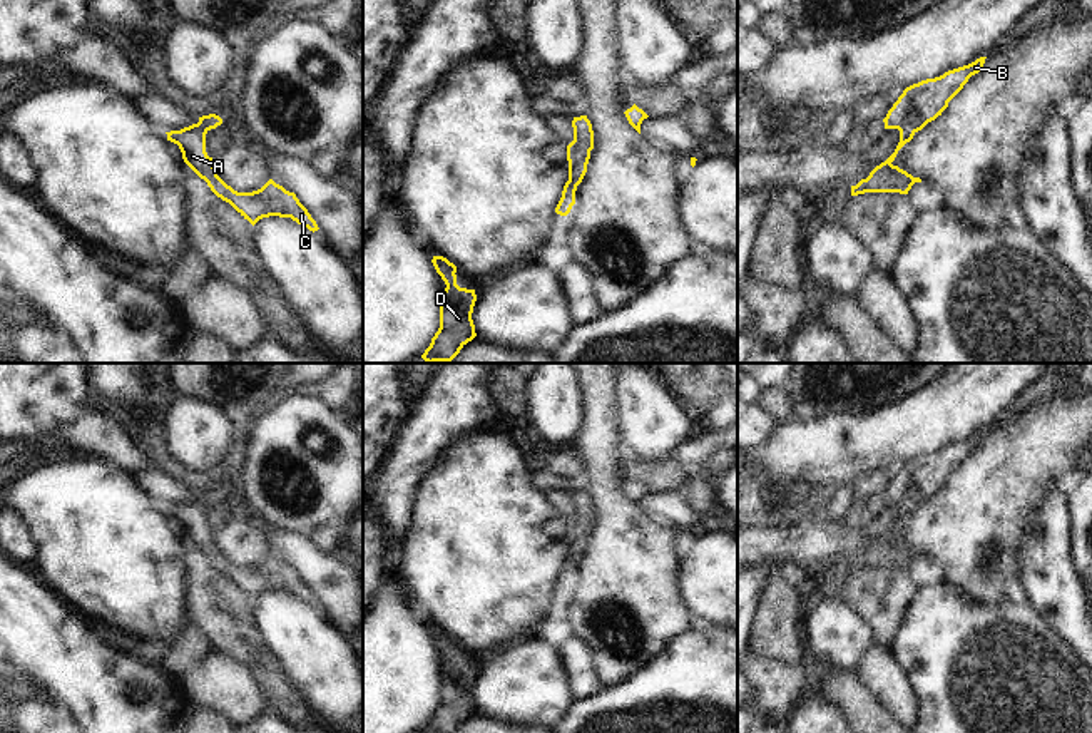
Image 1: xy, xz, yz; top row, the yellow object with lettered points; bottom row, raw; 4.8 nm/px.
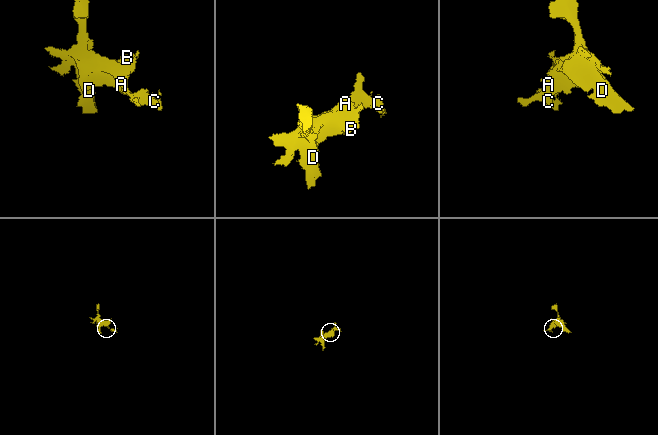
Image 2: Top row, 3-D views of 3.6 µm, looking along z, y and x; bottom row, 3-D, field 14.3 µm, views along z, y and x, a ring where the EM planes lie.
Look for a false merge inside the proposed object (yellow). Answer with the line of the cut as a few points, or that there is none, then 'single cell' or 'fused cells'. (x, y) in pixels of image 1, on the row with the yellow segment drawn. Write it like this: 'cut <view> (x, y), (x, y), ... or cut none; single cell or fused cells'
cut none; single cell

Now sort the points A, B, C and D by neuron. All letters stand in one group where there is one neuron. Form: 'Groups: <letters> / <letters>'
Groups: A B C D

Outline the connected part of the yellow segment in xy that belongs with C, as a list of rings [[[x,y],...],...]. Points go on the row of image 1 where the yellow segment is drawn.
[[[216,114],[199,117],[197,124],[181,131],[171,131],[167,141],[179,146],[184,162],[207,182],[211,191],[229,202],[253,226],[269,216],[291,218],[309,231],[318,231],[316,221],[299,202],[294,192],[269,179],[261,189],[253,192],[237,192],[227,186],[214,167],[214,159],[206,152],[206,134],[222,124]]]

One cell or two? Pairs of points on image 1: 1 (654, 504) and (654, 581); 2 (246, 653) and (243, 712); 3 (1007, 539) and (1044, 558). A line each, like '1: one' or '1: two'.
1: two
2: two
3: two

